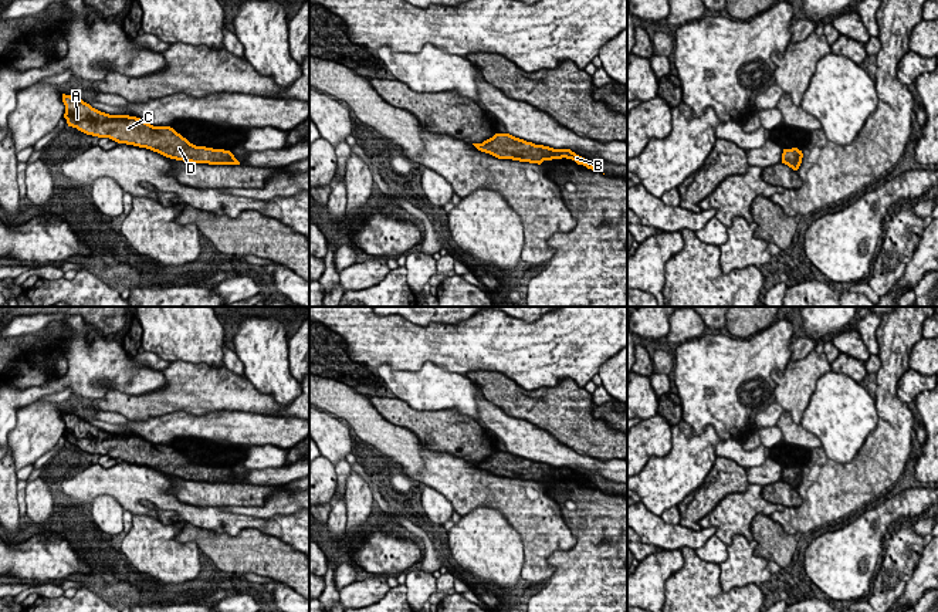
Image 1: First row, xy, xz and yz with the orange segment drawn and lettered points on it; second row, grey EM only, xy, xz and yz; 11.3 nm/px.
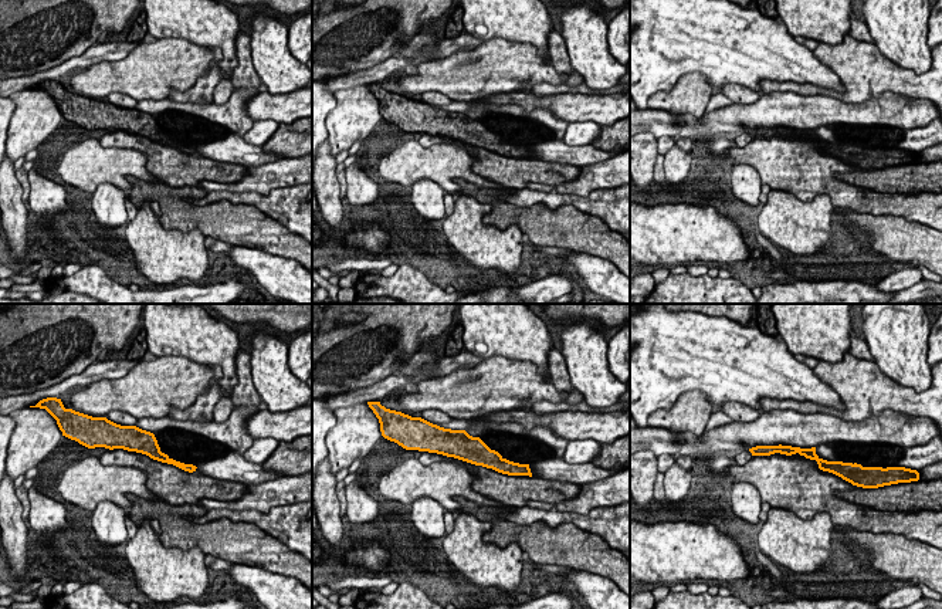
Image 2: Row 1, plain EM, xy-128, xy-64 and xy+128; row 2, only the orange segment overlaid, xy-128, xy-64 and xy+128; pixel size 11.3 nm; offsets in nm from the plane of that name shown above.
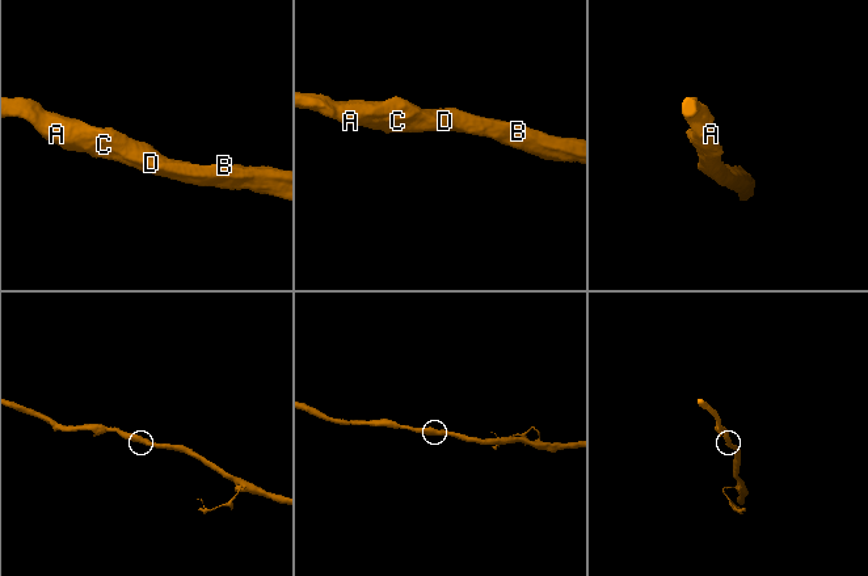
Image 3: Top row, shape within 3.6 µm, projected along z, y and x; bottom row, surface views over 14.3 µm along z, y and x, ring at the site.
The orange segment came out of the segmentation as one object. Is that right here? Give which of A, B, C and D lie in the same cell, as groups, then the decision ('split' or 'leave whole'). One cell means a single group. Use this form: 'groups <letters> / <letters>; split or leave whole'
groups A B C D; leave whole

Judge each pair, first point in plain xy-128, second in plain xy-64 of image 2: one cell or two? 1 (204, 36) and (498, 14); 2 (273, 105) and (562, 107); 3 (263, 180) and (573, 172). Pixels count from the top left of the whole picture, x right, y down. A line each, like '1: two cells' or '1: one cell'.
1: one cell
2: one cell
3: two cells

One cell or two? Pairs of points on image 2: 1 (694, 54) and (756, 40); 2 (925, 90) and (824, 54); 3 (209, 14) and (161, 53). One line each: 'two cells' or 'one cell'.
1: one cell
2: one cell
3: two cells

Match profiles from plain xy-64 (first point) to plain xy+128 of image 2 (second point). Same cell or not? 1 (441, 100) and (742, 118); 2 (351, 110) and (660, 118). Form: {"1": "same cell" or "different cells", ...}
{"1": "different cells", "2": "different cells"}

